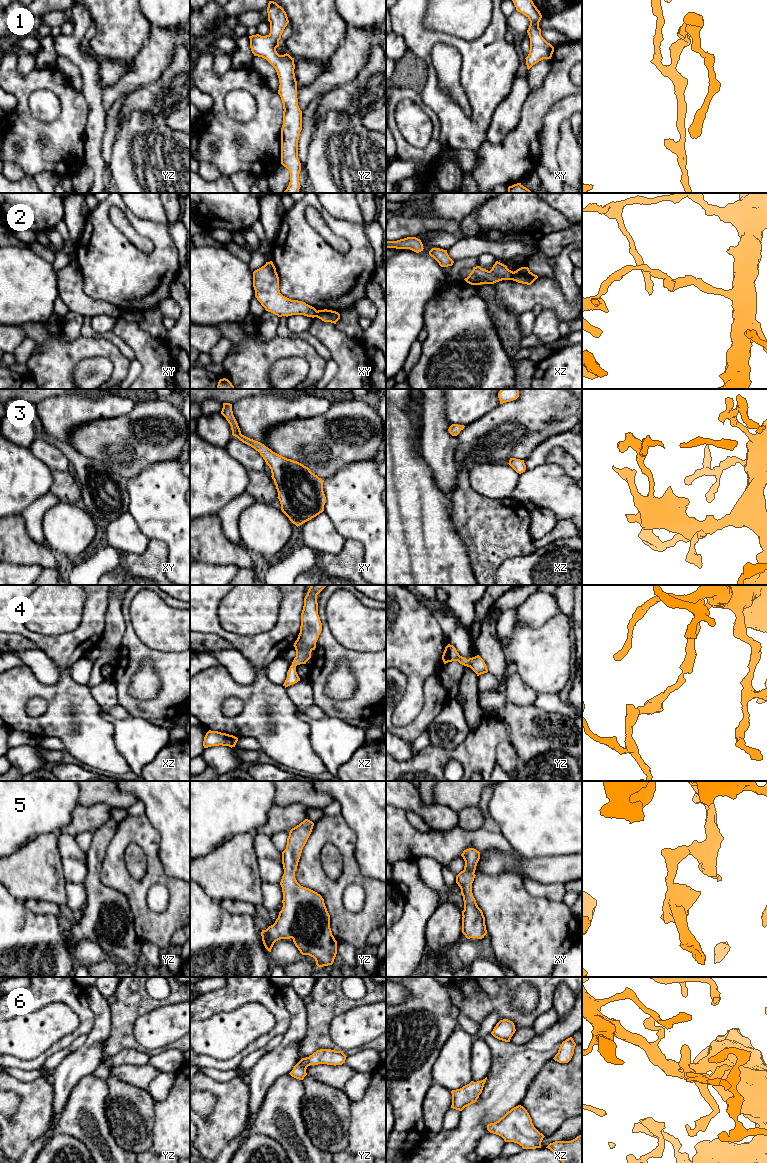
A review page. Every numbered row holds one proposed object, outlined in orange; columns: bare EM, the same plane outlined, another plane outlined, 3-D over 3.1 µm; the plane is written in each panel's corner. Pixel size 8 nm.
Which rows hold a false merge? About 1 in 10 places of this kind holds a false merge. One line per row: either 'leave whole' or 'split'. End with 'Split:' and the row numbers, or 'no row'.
1: leave whole
2: split
3: leave whole
4: leave whole
5: leave whole
6: leave whole
Split: 2

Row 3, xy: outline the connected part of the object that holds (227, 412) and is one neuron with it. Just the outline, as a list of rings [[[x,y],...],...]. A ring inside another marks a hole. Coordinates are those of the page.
[[[223,403],[221,414],[230,424],[232,435],[258,451],[271,469],[281,510],[293,524],[298,527],[324,511],[324,480],[303,464],[287,459],[264,444],[242,435],[233,415],[232,404]]]

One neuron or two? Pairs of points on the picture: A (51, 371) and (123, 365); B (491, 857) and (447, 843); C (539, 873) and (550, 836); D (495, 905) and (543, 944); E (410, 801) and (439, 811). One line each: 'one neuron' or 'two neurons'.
A: one neuron
B: two neurons
C: two neurons
D: one neuron
E: one neuron

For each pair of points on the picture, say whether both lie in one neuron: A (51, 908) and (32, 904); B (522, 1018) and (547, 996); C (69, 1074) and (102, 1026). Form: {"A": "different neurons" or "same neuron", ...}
{"A": "same neuron", "B": "same neuron", "C": "same neuron"}

